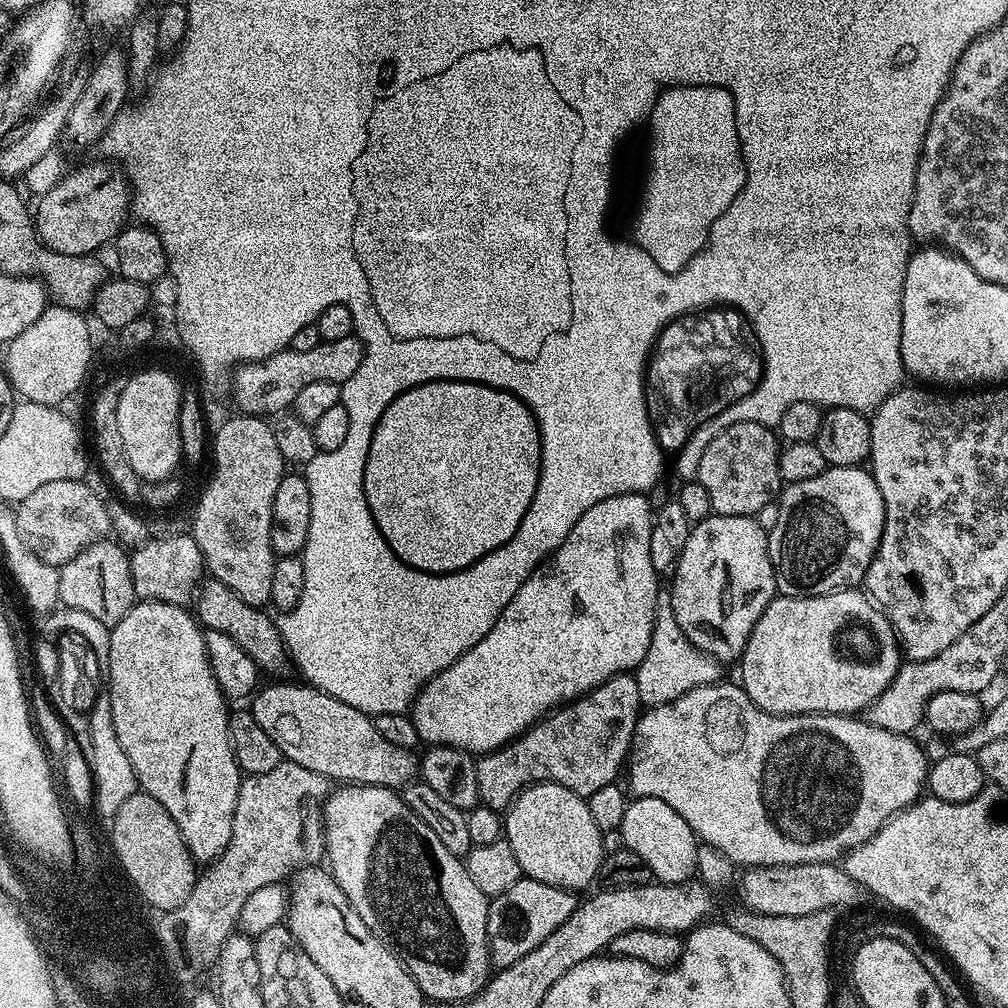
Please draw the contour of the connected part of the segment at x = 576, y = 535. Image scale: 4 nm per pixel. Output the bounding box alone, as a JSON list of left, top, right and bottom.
[552,492,662,670]

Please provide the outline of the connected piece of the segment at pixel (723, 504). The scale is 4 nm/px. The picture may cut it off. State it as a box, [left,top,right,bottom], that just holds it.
[695,422,782,517]

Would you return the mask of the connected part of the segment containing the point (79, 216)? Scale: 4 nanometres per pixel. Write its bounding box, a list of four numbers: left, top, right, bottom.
[34,164,132,256]

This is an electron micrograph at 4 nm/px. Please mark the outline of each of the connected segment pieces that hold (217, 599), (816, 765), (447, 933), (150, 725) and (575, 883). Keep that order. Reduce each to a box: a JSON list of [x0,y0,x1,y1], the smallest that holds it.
[[194,578,286,672],[626,682,930,869],[322,784,490,1002],[106,600,242,861],[502,784,606,890]]

